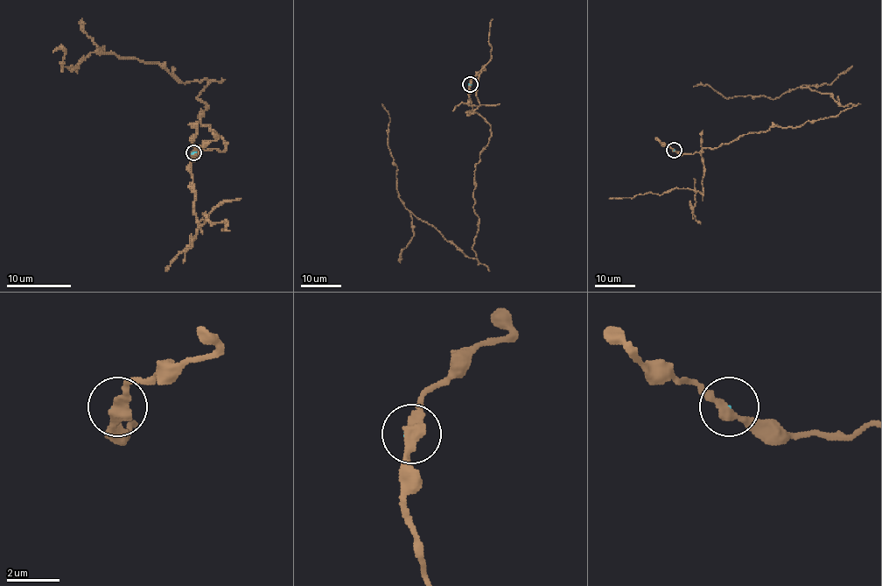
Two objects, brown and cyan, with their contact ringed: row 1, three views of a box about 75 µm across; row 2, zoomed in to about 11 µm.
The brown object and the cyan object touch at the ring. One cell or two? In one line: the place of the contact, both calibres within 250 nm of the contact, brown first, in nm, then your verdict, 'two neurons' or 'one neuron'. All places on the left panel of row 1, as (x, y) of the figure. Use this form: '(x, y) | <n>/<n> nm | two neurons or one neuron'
(193, 152) | 380/70 nm | two neurons

